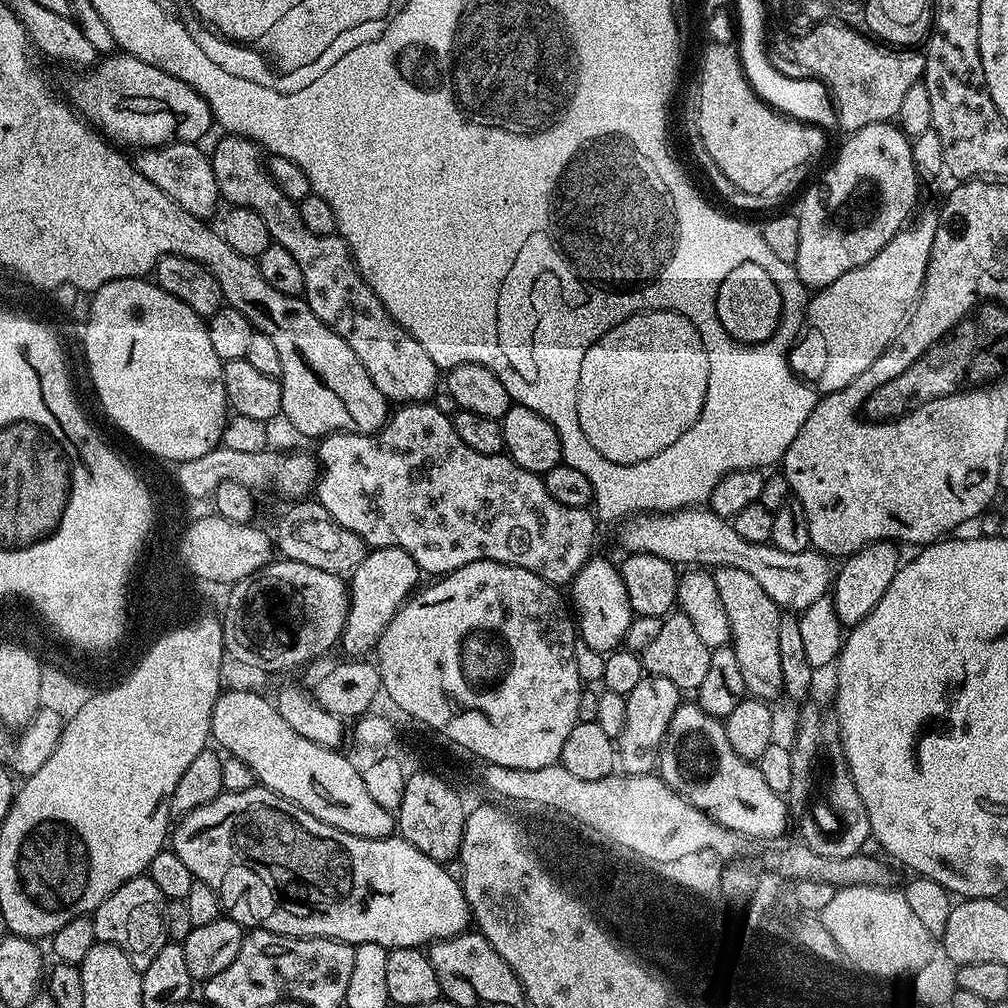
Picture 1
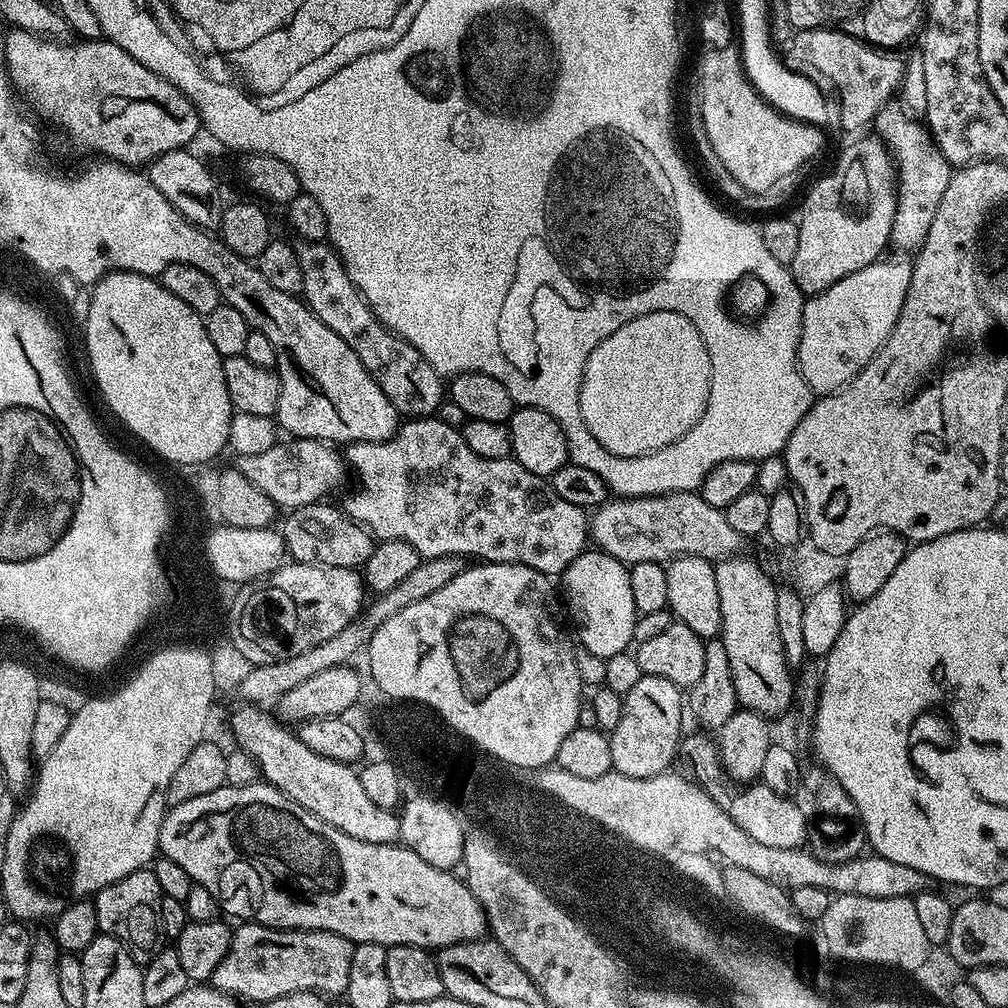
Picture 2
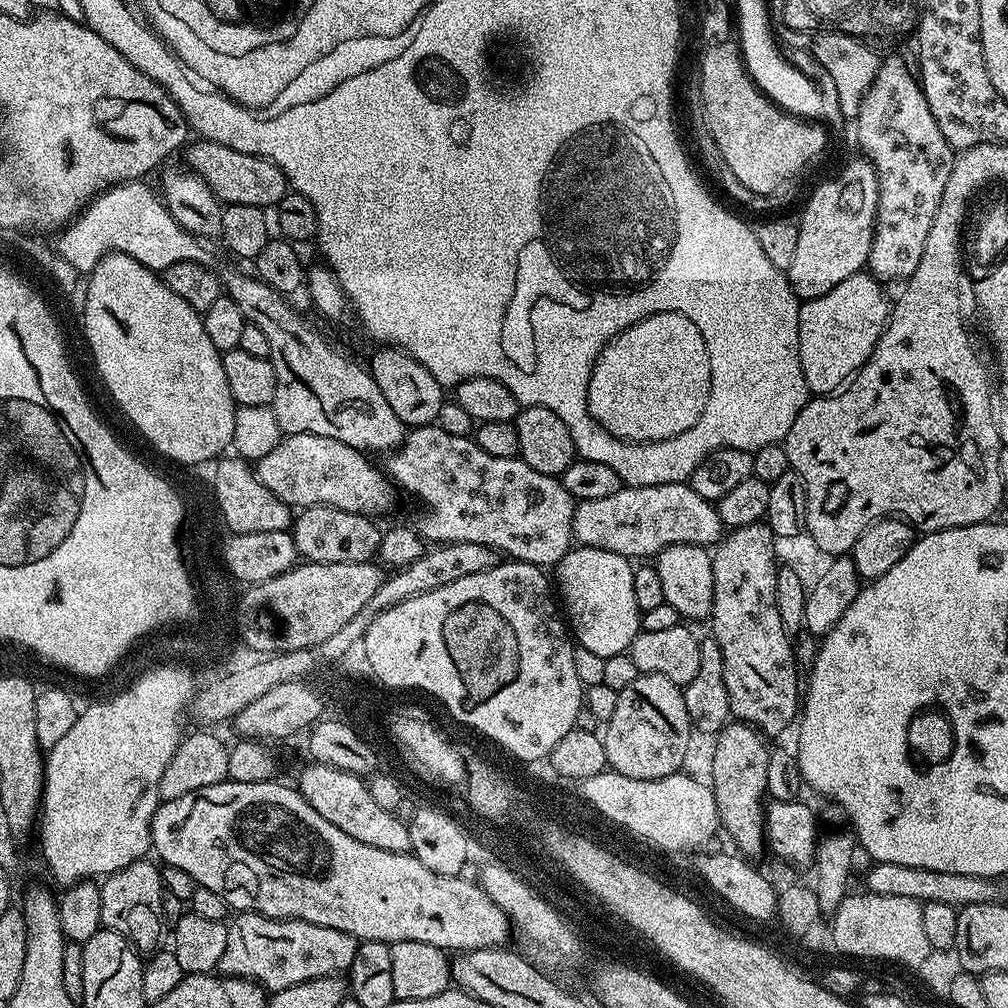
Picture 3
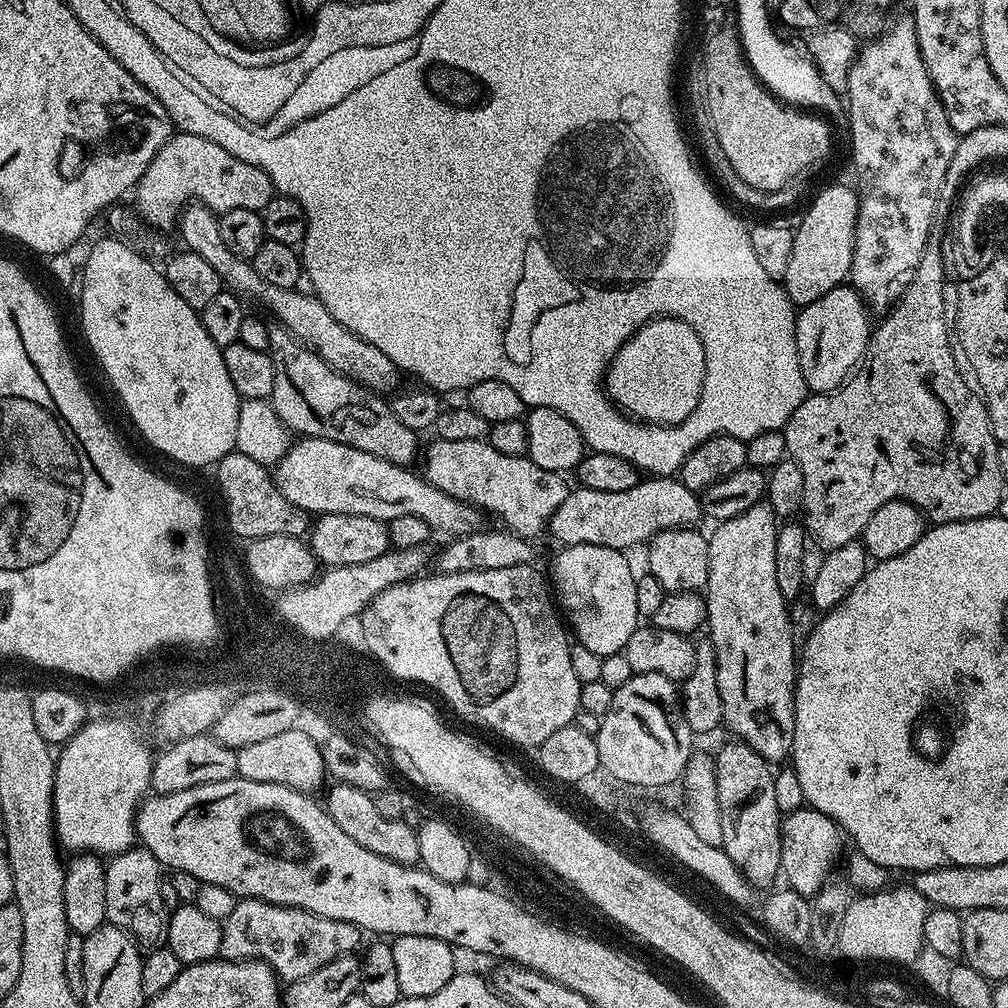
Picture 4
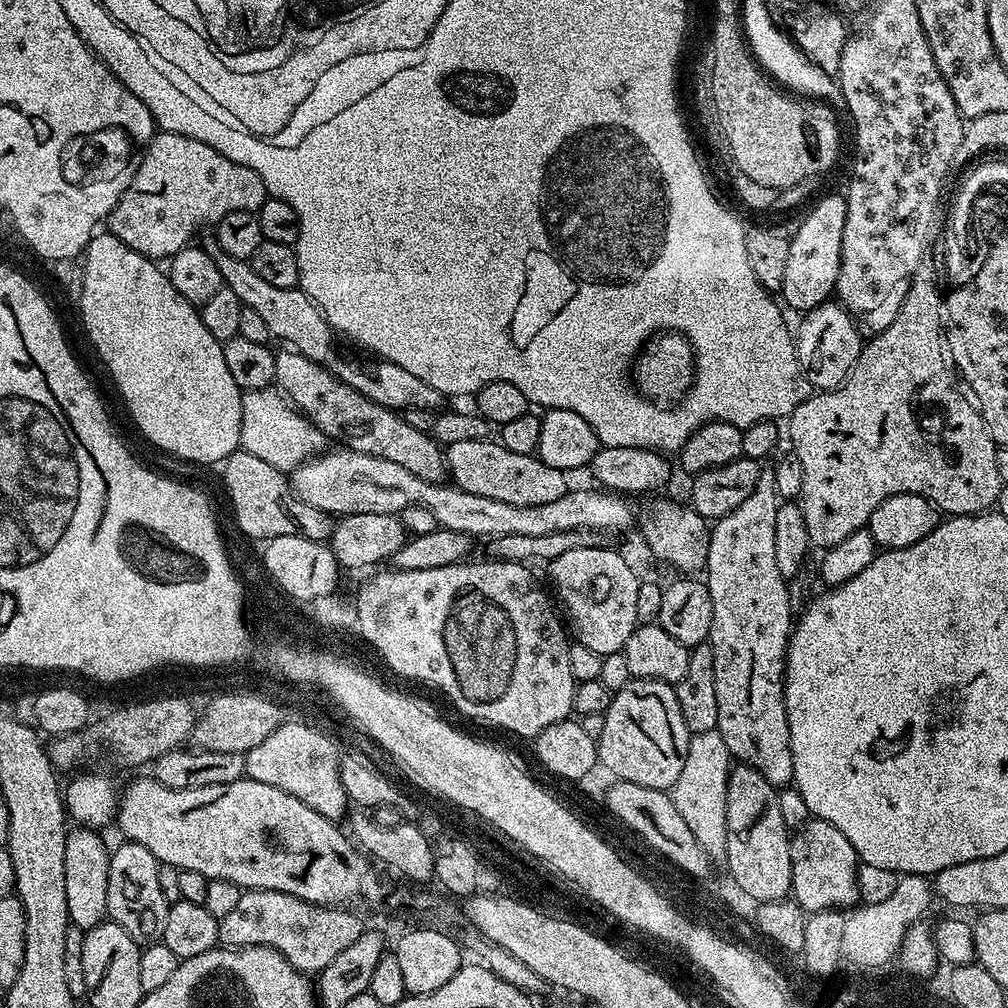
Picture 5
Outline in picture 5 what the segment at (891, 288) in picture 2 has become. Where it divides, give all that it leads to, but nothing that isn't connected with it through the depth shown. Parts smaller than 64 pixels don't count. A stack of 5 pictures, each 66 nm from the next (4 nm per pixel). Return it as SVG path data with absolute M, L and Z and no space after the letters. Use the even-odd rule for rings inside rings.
M825 302L803 313L800 329L794 332L796 357L800 363L801 377L816 390L831 390L840 387L852 373L860 356L861 329L844 307L838 302ZM860 331L860 332L859 332ZM812 383L812 384L811 384Z

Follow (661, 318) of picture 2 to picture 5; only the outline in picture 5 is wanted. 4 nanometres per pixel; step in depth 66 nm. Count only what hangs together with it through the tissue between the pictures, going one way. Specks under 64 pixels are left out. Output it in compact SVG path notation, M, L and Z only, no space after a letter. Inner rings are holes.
M652 328L632 352L624 372L616 378L624 378L624 388L618 392L632 392L638 400L650 408L676 412L684 406L688 396L698 384L698 352L692 336L680 328Z

